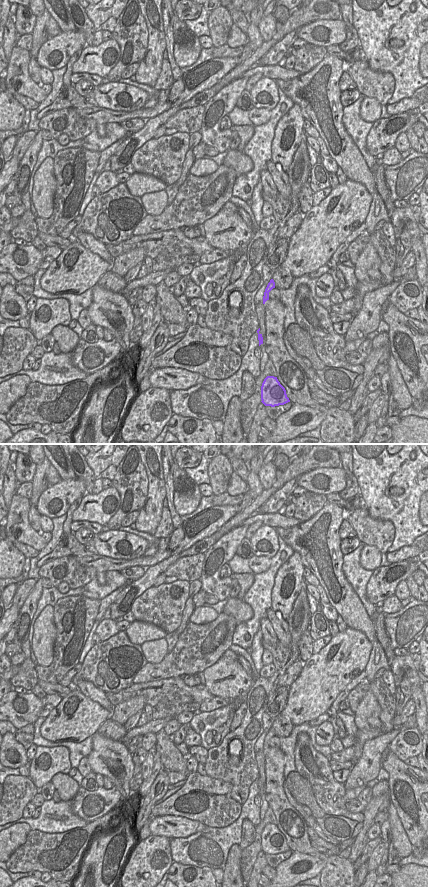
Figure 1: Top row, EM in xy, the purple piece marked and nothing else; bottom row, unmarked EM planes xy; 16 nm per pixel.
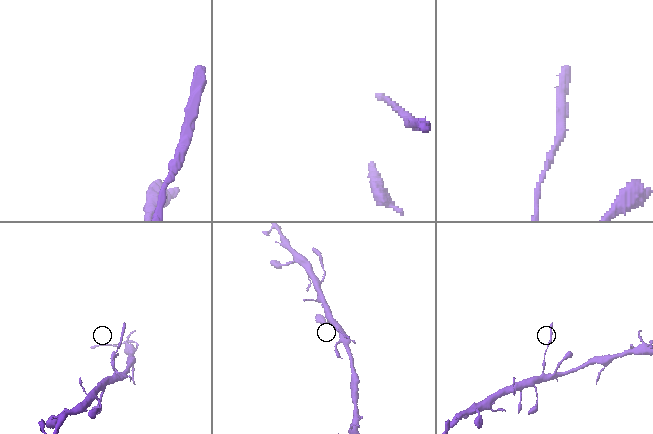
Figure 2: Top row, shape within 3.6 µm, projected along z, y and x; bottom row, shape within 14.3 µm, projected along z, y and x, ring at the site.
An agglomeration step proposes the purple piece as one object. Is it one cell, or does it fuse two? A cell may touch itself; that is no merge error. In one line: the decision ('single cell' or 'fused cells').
fused cells

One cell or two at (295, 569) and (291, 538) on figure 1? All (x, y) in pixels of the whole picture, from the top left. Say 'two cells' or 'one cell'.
two cells

